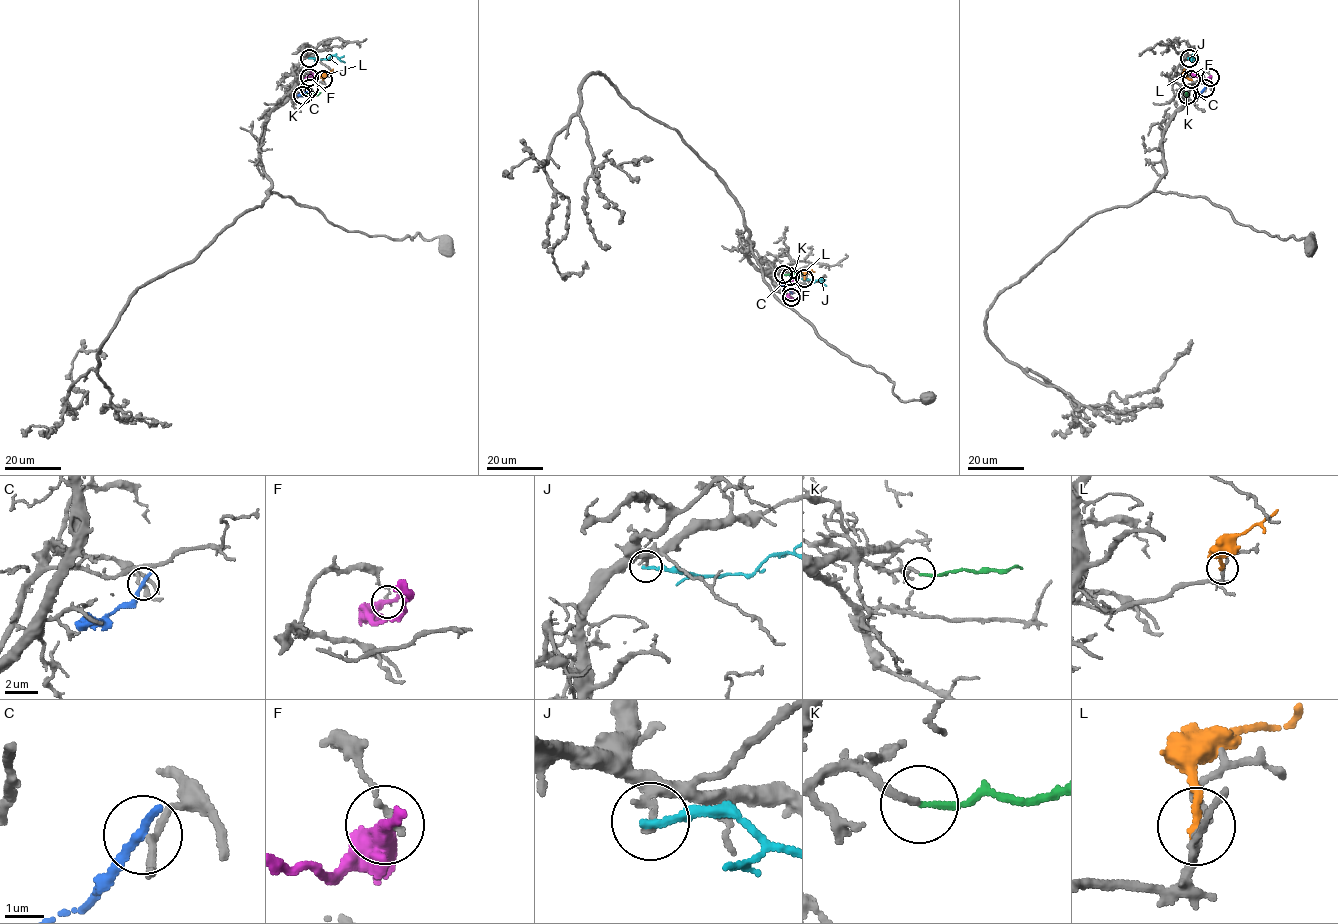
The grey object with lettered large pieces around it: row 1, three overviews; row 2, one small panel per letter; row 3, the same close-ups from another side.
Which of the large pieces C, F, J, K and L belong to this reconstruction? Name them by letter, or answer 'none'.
none

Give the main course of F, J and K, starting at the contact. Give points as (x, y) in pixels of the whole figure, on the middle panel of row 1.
F: (791, 297), (788, 294), (795, 283), (793, 275)
J: (790, 276), (819, 280), (826, 286)
K: (783, 275), (802, 274)

